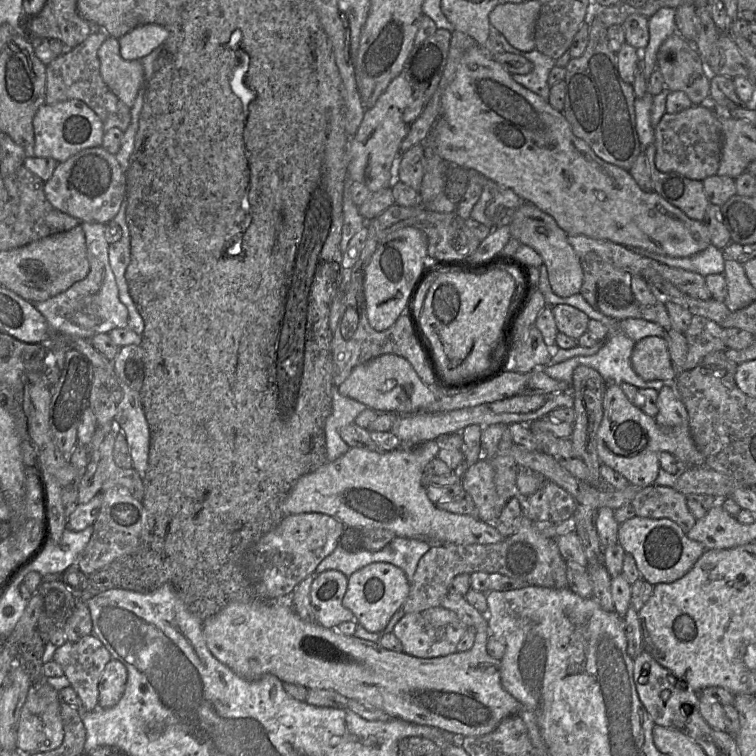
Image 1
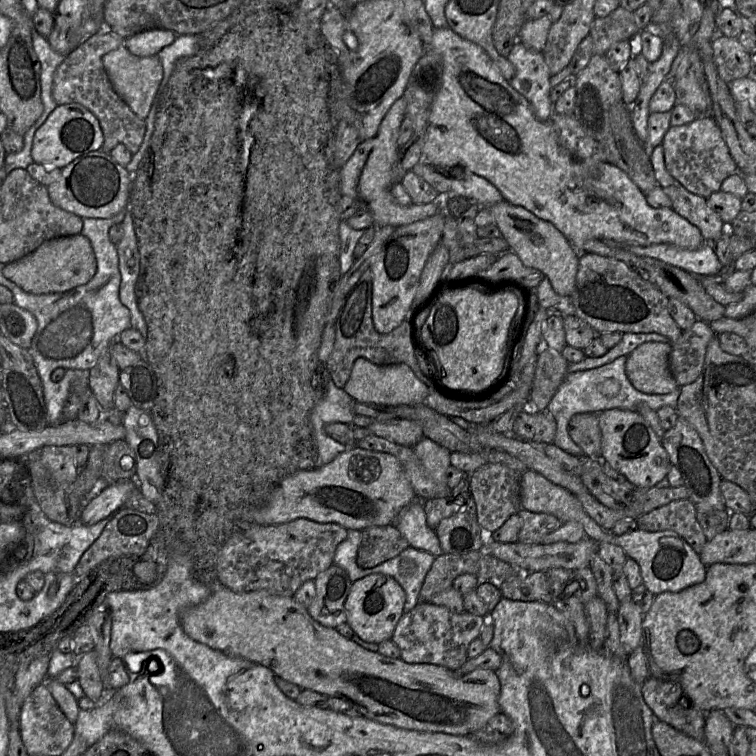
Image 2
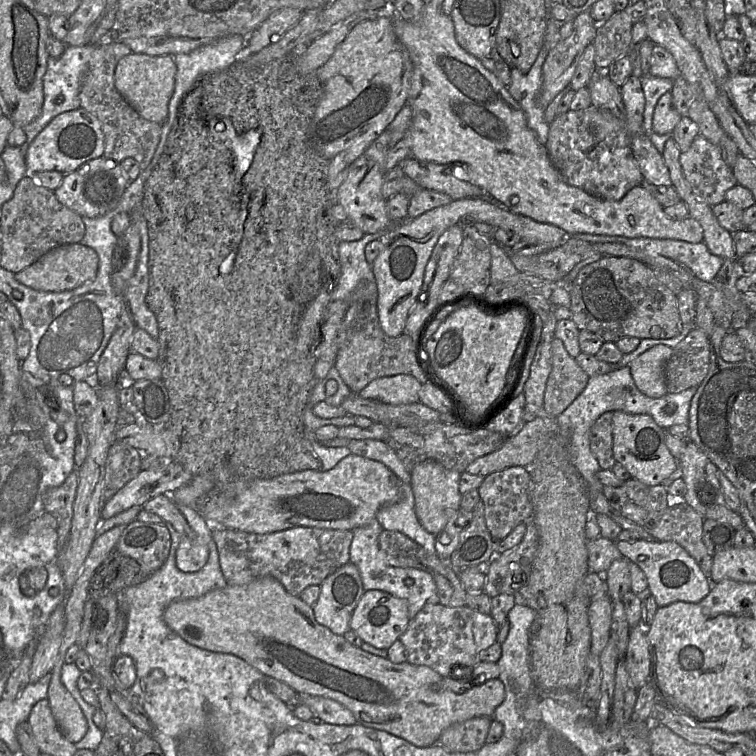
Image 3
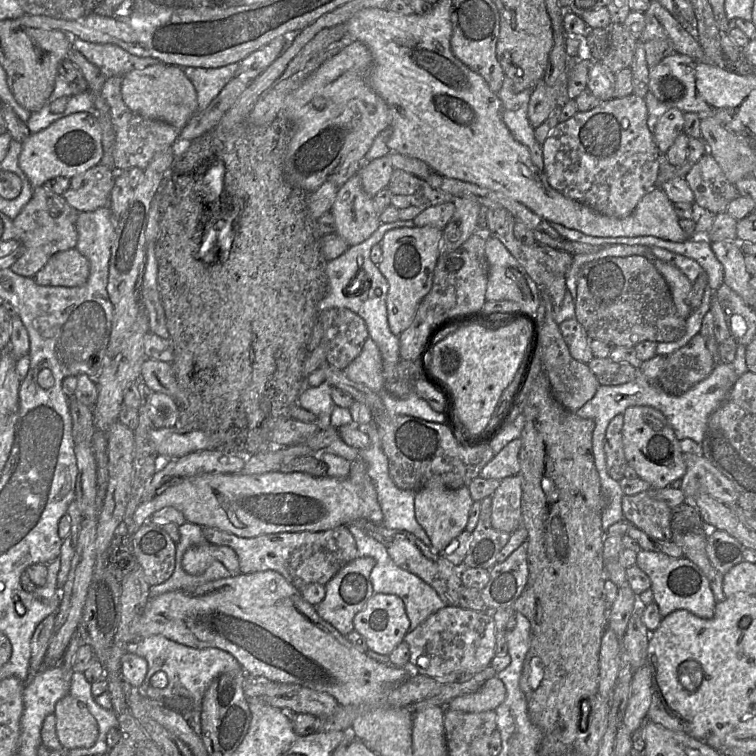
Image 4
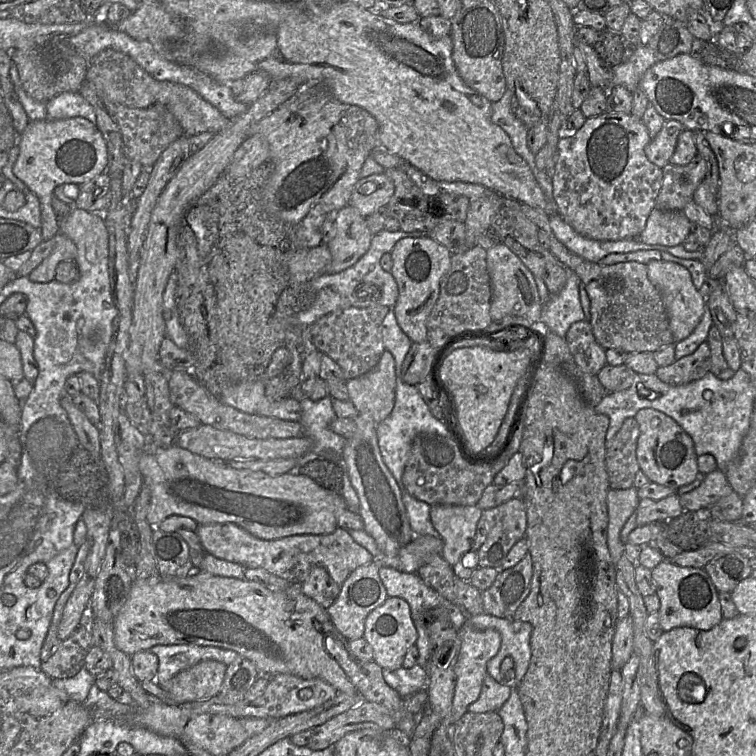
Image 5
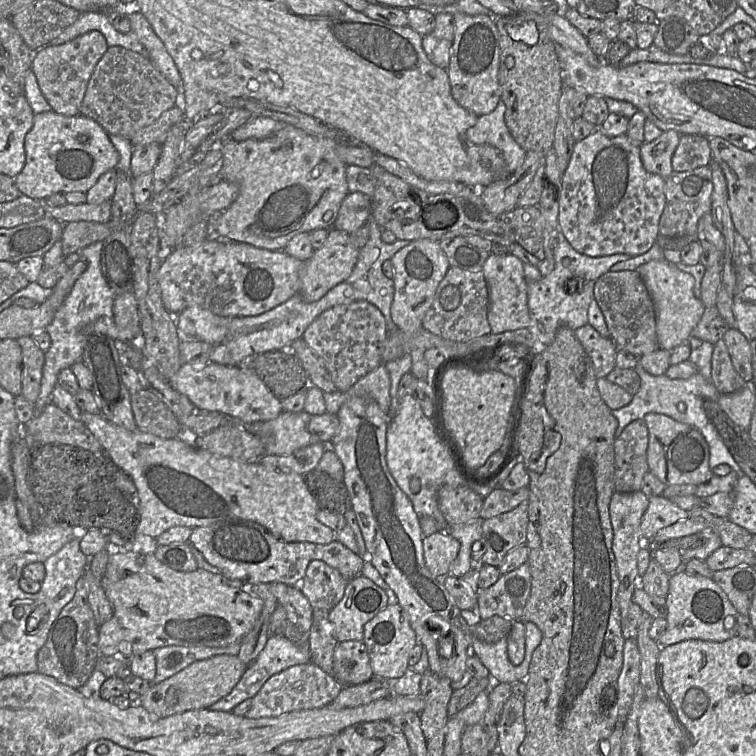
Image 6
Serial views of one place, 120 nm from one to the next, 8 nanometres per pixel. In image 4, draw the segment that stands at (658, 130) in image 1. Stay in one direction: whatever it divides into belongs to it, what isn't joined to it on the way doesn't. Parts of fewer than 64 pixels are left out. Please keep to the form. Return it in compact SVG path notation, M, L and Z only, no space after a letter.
M708 152L693 165L685 179L695 197L693 206L699 210L708 210L713 214L724 212L728 204L739 195L735 184L728 181L719 164Z

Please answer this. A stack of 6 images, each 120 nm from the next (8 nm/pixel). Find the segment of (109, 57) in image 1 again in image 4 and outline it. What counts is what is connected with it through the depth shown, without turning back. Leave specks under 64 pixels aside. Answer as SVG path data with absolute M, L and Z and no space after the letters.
M162 62L133 70L123 75L121 95L125 104L136 114L145 118L161 120L182 129L199 111L197 92L185 75L183 68Z

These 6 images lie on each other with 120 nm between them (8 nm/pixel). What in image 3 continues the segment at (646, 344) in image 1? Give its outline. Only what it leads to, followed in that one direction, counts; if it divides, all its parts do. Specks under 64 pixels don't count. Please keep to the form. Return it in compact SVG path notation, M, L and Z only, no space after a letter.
M656 345L629 363L630 373L638 390L650 398L661 398L667 394L664 369L673 349Z

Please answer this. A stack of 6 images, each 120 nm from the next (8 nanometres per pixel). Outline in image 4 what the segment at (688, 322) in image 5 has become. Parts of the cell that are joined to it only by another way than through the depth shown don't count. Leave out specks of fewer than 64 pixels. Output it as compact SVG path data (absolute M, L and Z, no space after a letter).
M655 259L653 264L663 276L670 289L678 315L687 319L693 312L688 303L688 295L691 291L692 283L681 270L668 262Z

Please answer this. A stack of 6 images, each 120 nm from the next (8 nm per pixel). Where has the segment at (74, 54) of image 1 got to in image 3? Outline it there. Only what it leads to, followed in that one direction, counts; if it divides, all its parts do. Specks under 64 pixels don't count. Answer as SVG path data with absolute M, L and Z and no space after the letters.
M108 38L95 44L79 99L81 107L94 114L101 123L105 140L103 156L117 163L128 157L134 158L140 170L144 171L160 142L161 125L139 115L115 87L114 73L117 63L130 53L132 52L127 45Z

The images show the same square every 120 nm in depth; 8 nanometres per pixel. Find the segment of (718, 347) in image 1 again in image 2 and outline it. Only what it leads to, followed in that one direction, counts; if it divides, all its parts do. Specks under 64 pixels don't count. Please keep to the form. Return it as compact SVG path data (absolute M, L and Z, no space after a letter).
M698 319L671 344L668 358L670 372L679 387L691 384L701 374L706 350L716 333L710 324Z

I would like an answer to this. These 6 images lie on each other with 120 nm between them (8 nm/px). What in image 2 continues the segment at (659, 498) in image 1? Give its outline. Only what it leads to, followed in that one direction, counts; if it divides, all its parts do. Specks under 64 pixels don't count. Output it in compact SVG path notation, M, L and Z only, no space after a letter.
M689 499L674 500L637 519L638 528L655 532L672 530L700 554L707 539L696 517L695 504Z

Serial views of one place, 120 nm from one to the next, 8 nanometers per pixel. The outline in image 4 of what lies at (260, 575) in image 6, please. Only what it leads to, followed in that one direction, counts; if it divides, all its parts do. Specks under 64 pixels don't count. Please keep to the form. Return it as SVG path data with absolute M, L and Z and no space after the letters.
M348 526L319 532L279 532L249 538L218 528L203 527L203 535L209 543L227 546L235 551L239 559L239 573L274 570L297 589L311 583L325 585L347 564L359 558L355 539Z

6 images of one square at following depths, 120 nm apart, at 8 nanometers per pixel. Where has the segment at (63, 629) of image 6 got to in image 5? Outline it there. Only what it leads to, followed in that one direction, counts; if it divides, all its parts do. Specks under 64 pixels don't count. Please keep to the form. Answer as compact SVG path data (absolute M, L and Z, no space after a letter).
M86 541L78 547L77 555L69 574L69 585L56 601L48 634L41 649L41 671L52 679L67 679L75 676L84 668L84 660L87 652L94 646L93 637L87 622L83 626L79 626L70 637L65 640L60 640L57 636L58 626L62 619L65 605L83 574L87 552L88 546Z

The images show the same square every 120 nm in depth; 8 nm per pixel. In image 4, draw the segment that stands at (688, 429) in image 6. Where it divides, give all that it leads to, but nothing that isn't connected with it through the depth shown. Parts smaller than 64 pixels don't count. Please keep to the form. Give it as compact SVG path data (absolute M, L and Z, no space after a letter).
M632 406L623 414L623 450L629 466L634 468L640 479L647 481L653 489L670 487L670 484L682 479L686 472L686 464L680 446L680 440L675 436L674 430L667 418L659 410L649 406Z

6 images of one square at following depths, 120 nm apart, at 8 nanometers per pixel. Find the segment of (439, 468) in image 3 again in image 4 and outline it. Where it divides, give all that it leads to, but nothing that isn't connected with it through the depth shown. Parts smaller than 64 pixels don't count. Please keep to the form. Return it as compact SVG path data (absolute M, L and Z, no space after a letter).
M432 476L421 489L415 492L416 520L428 535L436 550L444 550L466 530L473 503L474 500L470 496L468 487L451 490L444 485L439 476Z

